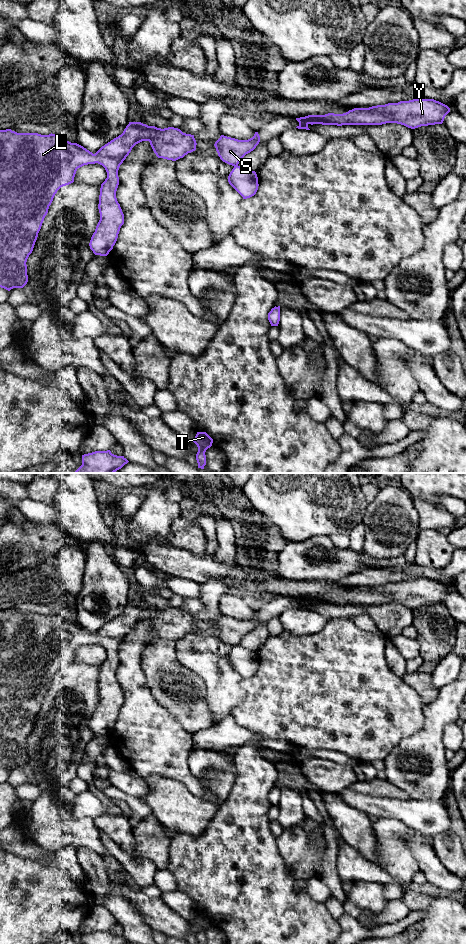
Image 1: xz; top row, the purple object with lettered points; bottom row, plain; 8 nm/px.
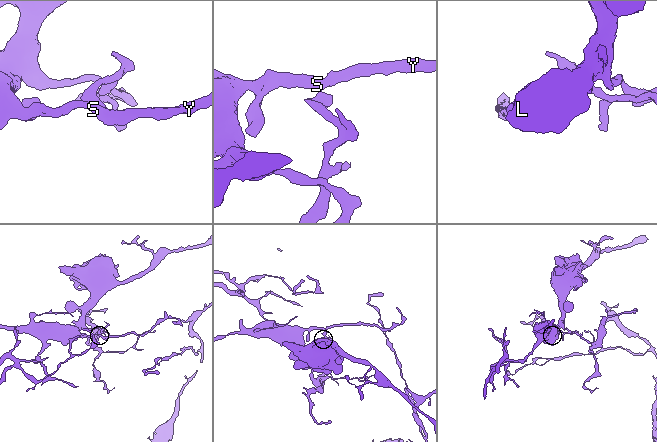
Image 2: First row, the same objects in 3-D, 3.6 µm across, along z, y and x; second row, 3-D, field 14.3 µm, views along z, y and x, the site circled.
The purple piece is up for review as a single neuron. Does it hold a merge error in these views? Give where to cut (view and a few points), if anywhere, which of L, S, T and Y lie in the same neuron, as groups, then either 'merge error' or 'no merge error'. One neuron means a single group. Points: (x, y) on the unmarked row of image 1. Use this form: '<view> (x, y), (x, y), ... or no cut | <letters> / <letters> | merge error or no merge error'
xz (237, 644), (234, 646) | L S Y / T | merge error

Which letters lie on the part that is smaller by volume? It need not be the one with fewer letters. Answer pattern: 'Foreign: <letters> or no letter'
Foreign: T

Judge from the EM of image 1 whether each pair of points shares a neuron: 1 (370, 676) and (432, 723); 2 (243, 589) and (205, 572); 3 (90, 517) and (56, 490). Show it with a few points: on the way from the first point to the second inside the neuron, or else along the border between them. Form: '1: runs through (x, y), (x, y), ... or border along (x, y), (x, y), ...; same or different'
1: border along (424, 704), (423, 726), (410, 736); different
2: runs through (234, 580), (226, 573), (214, 572); same
3: runs through (82, 510), (64, 494); same

